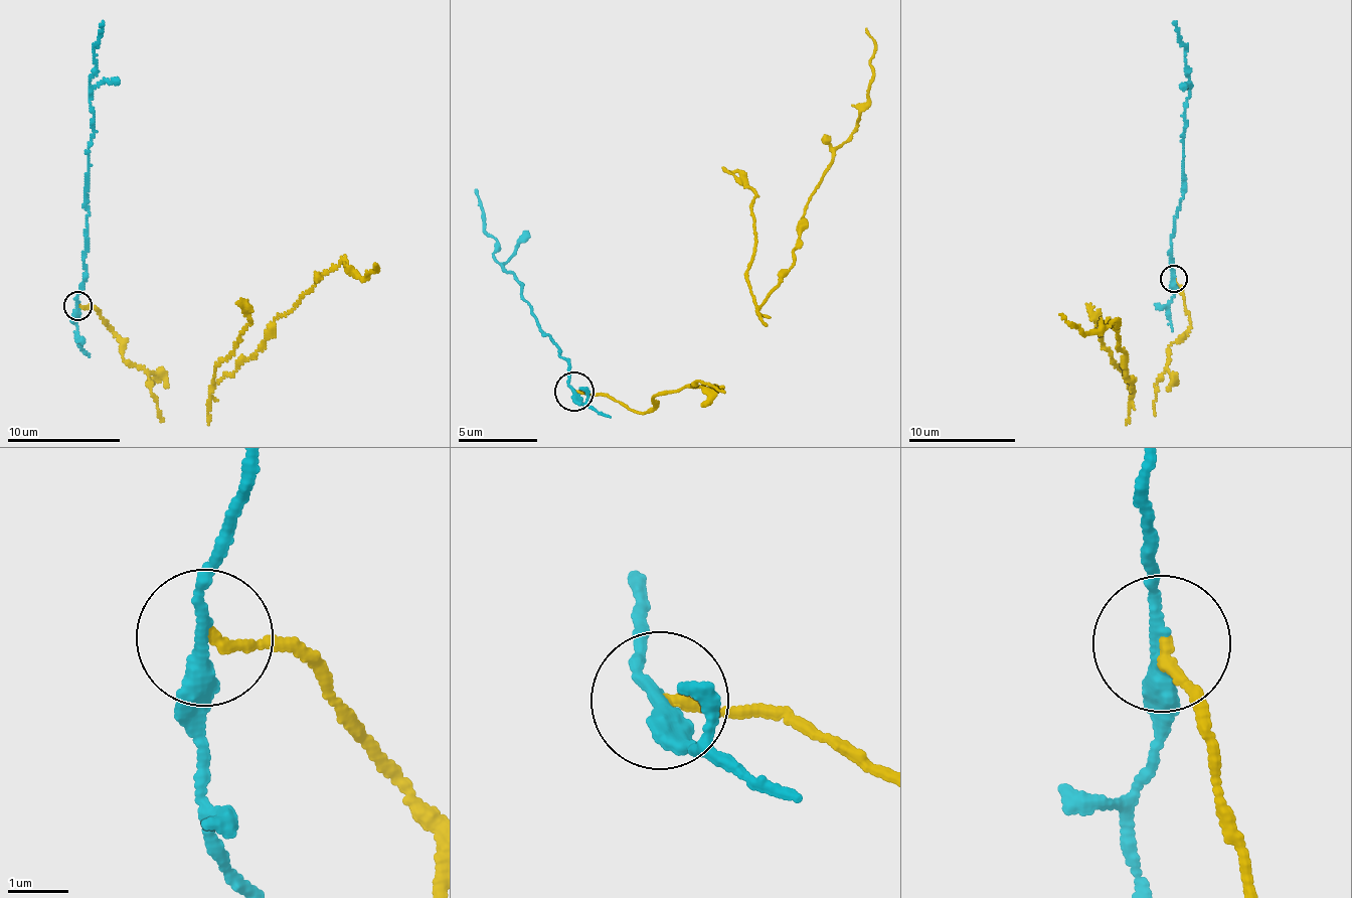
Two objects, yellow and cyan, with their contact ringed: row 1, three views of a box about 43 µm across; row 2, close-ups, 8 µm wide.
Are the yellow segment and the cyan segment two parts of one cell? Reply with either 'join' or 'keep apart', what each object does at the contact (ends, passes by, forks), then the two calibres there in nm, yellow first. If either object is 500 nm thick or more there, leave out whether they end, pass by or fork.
keep apart; yellow ends; cyan passes by; calibres 160 and 240 nm

